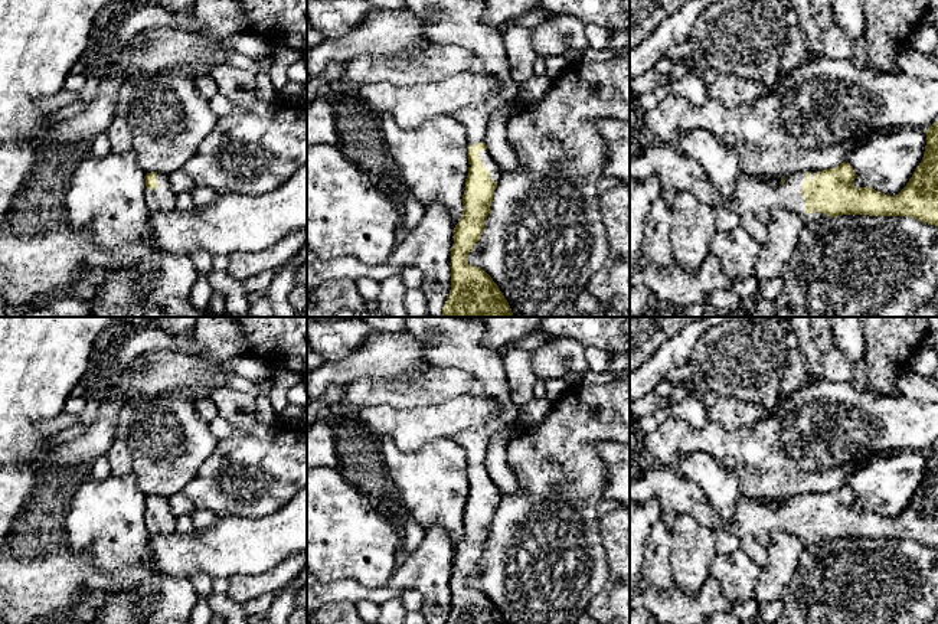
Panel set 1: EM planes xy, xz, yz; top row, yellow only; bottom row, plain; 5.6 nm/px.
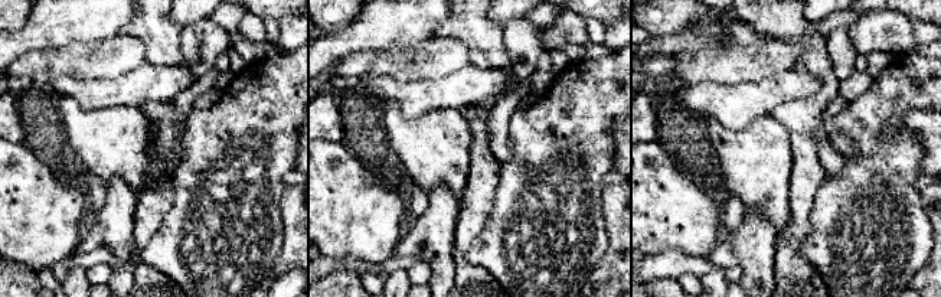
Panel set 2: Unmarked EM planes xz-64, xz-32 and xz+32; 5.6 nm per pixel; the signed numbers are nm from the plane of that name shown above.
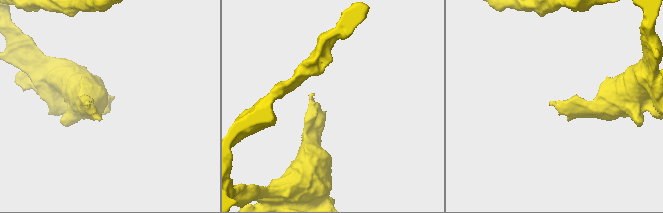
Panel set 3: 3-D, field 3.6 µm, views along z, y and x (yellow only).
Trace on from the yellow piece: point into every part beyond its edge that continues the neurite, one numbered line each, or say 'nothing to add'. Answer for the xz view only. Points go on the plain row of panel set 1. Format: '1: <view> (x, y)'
1: xz (489, 484)

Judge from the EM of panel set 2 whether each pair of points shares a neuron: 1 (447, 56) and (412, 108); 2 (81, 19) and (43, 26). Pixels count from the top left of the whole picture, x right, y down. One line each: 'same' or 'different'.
1: different
2: same

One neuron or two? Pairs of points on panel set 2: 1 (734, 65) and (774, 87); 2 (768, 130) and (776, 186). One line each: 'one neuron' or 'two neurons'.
1: two neurons
2: one neuron

